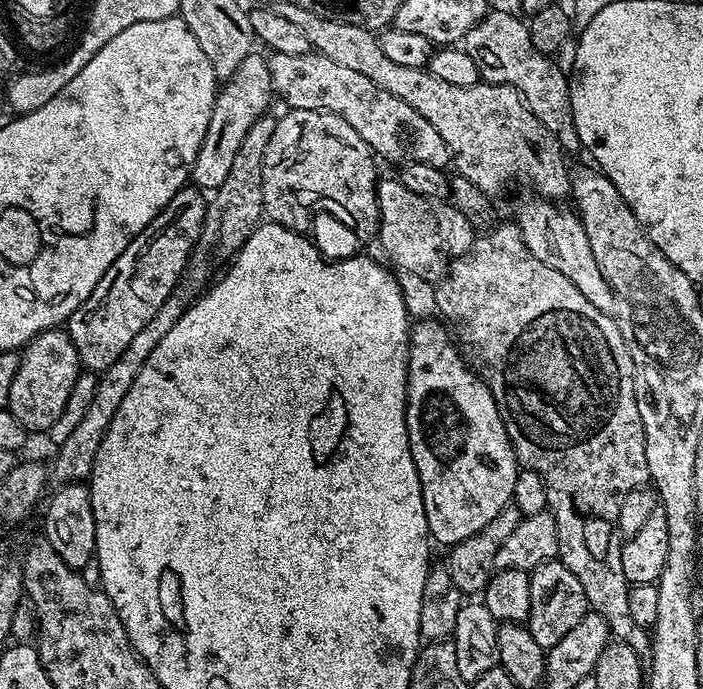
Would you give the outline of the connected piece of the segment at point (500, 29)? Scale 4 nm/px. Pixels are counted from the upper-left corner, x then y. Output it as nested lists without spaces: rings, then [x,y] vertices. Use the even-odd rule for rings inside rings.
[[[489,11],[488,15],[474,26],[464,36],[462,47],[480,71],[481,81],[490,84],[508,84],[516,89],[528,109],[538,118],[550,134],[560,143],[565,153],[579,153],[581,151],[578,130],[574,126],[574,114],[572,113],[572,90],[569,77],[555,64],[551,55],[540,52],[534,46],[534,42],[528,33],[528,25],[522,19],[511,16],[508,12]]]

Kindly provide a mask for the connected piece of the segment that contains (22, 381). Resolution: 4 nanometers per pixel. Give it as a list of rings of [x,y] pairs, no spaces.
[[[49,330],[47,332],[39,332],[31,342],[25,344],[19,353],[19,358],[20,365],[10,384],[6,407],[8,411],[14,414],[14,418],[18,418],[20,425],[29,433],[47,433],[48,428],[54,426],[54,422],[58,422],[58,414],[62,414],[62,409],[66,406],[66,398],[70,398],[70,390],[74,390],[74,382],[82,371],[78,350],[71,338],[68,337],[67,331]]]

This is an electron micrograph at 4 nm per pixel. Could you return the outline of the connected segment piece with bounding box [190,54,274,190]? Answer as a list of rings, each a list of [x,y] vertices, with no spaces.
[[[259,54],[248,56],[242,66],[234,70],[229,80],[219,85],[214,110],[210,114],[210,126],[206,126],[206,138],[202,138],[198,158],[194,158],[190,180],[195,187],[215,190],[222,186],[222,182],[226,182],[226,174],[230,174],[230,165],[238,155],[242,138],[246,138],[250,126],[254,126],[254,122],[258,122],[258,118],[271,109],[268,107],[272,100],[274,101],[274,93],[267,59]]]

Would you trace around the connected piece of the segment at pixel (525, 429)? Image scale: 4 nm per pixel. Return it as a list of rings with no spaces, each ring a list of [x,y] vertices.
[[[500,222],[483,234],[477,235],[472,242],[472,248],[466,256],[457,256],[456,261],[448,267],[448,275],[436,284],[436,310],[442,317],[443,323],[450,329],[455,343],[460,349],[469,368],[484,381],[484,385],[492,392],[494,402],[498,406],[498,414],[506,426],[506,434],[510,438],[512,448],[516,452],[516,462],[521,469],[534,470],[542,478],[546,486],[548,499],[547,511],[551,512],[558,526],[558,559],[582,582],[582,590],[586,590],[589,609],[602,614],[608,623],[611,635],[619,643],[629,644],[641,658],[652,655],[652,638],[645,629],[639,628],[630,618],[630,587],[626,574],[622,574],[621,537],[616,529],[618,510],[622,506],[622,498],[630,494],[630,490],[643,488],[649,483],[648,467],[646,466],[646,446],[644,445],[644,427],[642,426],[642,407],[636,401],[636,375],[638,369],[632,363],[632,355],[620,333],[619,323],[612,316],[602,314],[598,306],[593,306],[566,274],[558,274],[554,266],[546,266],[546,262],[538,262],[534,254],[526,246],[519,228],[515,223]]]

